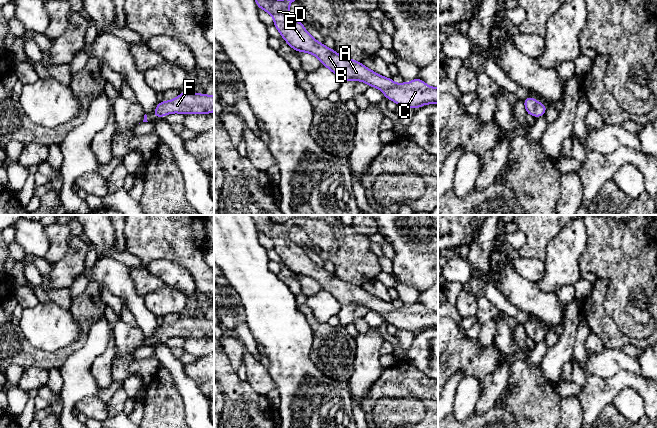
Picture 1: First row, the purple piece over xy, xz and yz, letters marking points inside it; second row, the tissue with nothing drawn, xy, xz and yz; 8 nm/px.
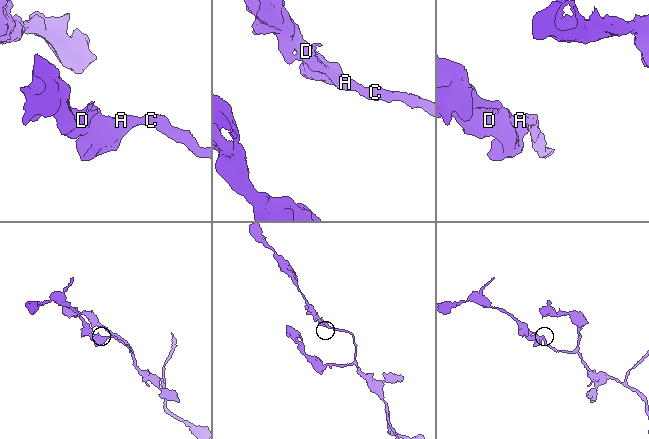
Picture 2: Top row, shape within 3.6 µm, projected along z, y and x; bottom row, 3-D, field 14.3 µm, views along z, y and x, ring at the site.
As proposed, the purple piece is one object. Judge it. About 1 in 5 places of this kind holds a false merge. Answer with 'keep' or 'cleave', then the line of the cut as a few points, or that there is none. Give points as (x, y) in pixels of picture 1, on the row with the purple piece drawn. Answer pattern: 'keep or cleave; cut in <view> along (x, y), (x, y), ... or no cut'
keep; no cut

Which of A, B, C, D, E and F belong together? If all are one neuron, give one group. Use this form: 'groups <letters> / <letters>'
groups A B C D E F

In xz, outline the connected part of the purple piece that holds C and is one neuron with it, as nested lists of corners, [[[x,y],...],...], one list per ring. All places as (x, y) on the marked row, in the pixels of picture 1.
[[[255,0],[258,8],[269,13],[282,38],[297,52],[316,56],[322,65],[329,68],[341,82],[357,80],[380,89],[388,100],[402,107],[417,109],[425,104],[438,104],[438,88],[415,78],[409,83],[396,84],[392,78],[383,77],[361,62],[345,58],[334,49],[319,43],[299,22],[289,15],[289,7],[295,0]]]

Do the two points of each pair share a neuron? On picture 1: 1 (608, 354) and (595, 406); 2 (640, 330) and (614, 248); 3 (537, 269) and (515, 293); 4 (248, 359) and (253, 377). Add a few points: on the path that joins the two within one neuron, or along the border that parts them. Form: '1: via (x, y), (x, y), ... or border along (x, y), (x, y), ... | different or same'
1: border along (583, 365), (602, 377), (625, 371) | different
2: via (619, 313), (619, 270) | same
3: border along (512, 262), (512, 267), (521, 276), (534, 283) | different
4: via (251, 363), (253, 365), (253, 373) | same

